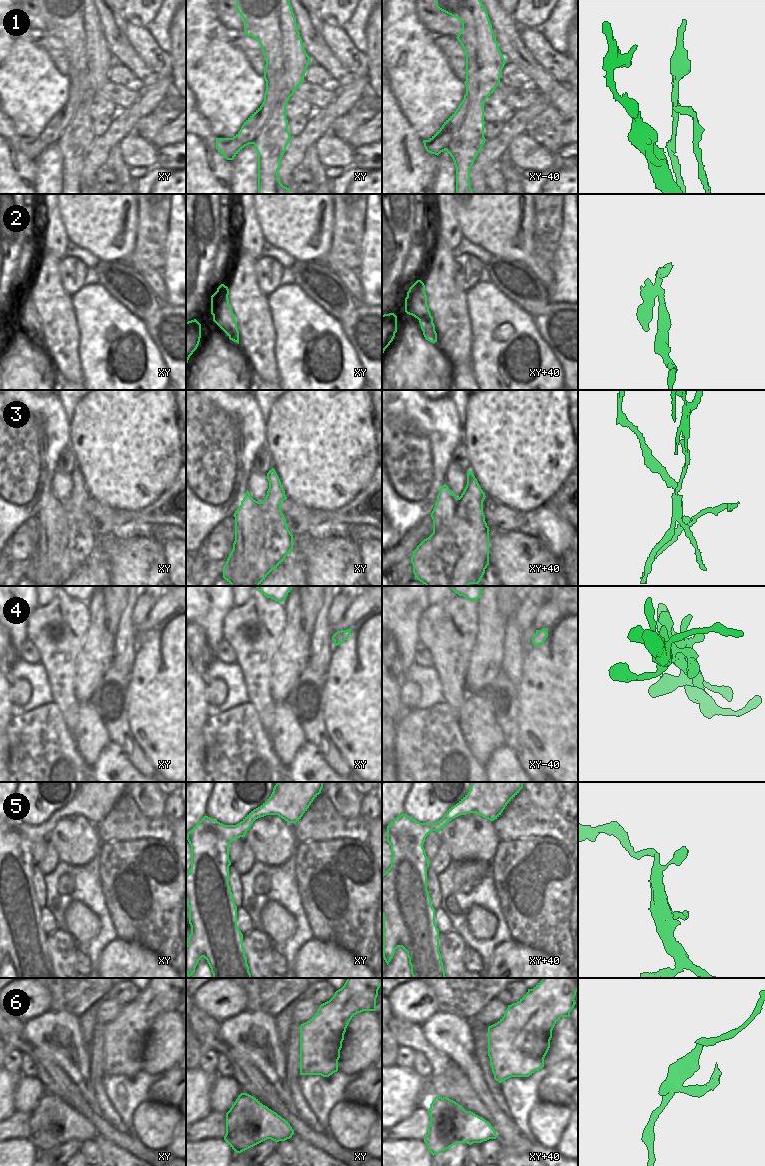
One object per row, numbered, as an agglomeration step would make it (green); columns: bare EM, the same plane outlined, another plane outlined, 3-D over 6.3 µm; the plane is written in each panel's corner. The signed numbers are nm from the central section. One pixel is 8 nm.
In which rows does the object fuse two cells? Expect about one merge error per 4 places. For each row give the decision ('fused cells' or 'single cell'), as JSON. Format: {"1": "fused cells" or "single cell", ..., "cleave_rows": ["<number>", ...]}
{"1": "fused cells", "2": "fused cells", "3": "fused cells", "4": "single cell", "5": "single cell", "6": "fused cells", "cleave_rows": ["1", "2", "3", "6"]}

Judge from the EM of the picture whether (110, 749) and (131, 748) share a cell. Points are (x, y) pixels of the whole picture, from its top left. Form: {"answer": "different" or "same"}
{"answer": "different"}

